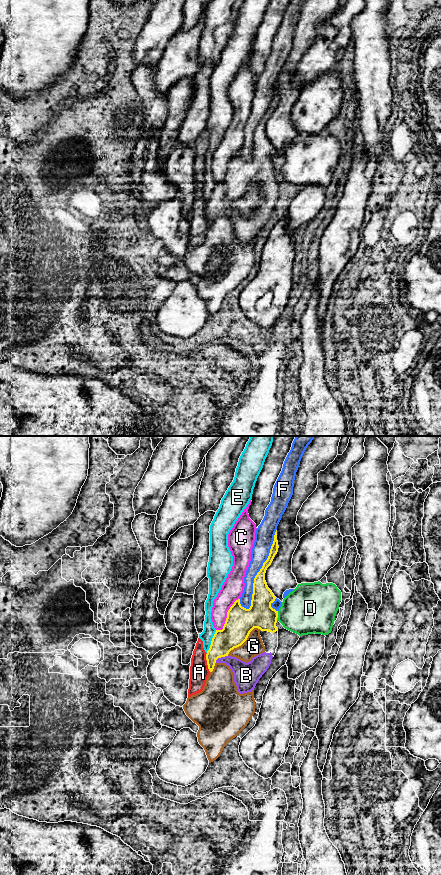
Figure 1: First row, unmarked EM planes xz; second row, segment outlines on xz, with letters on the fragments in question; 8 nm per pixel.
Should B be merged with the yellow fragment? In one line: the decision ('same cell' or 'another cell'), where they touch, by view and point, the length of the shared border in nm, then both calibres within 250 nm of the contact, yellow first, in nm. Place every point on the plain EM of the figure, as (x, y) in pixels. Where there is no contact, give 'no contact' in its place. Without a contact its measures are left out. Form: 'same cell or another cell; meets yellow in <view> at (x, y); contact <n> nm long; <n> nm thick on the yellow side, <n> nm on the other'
same cell; meets yellow in xz at (220, 209); contact 130 nm long; 220 nm thick on the yellow side, 190 nm on the other

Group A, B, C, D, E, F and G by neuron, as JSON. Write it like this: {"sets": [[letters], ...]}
{"sets": [["A"], ["B"], ["C"], ["D"], ["E"], ["F"], ["G"]]}

